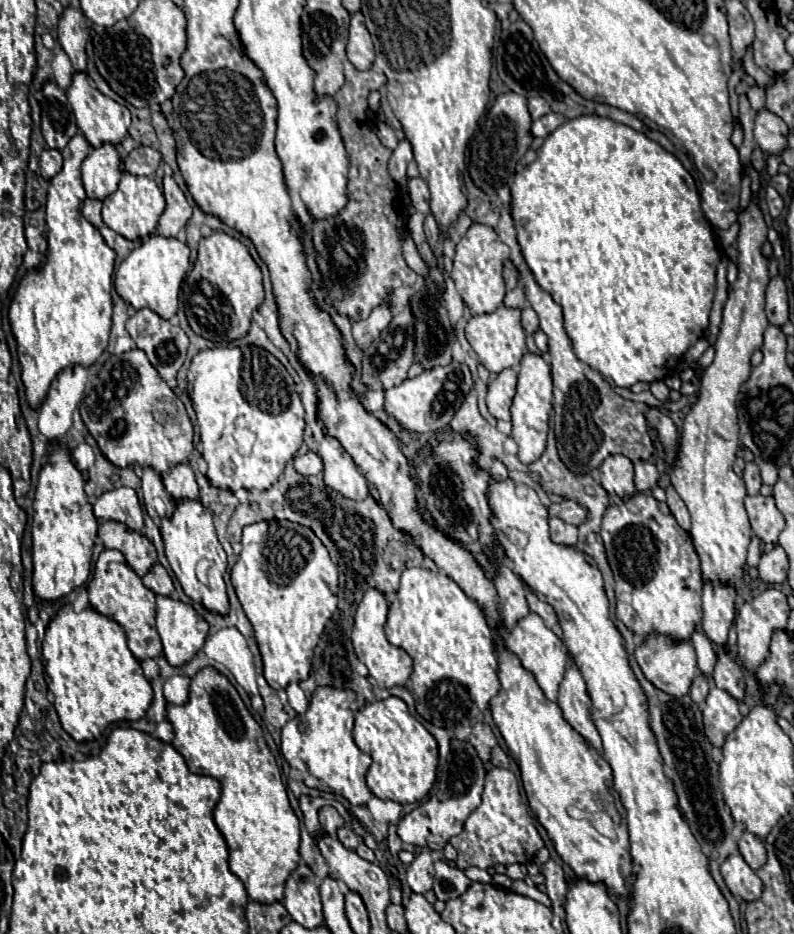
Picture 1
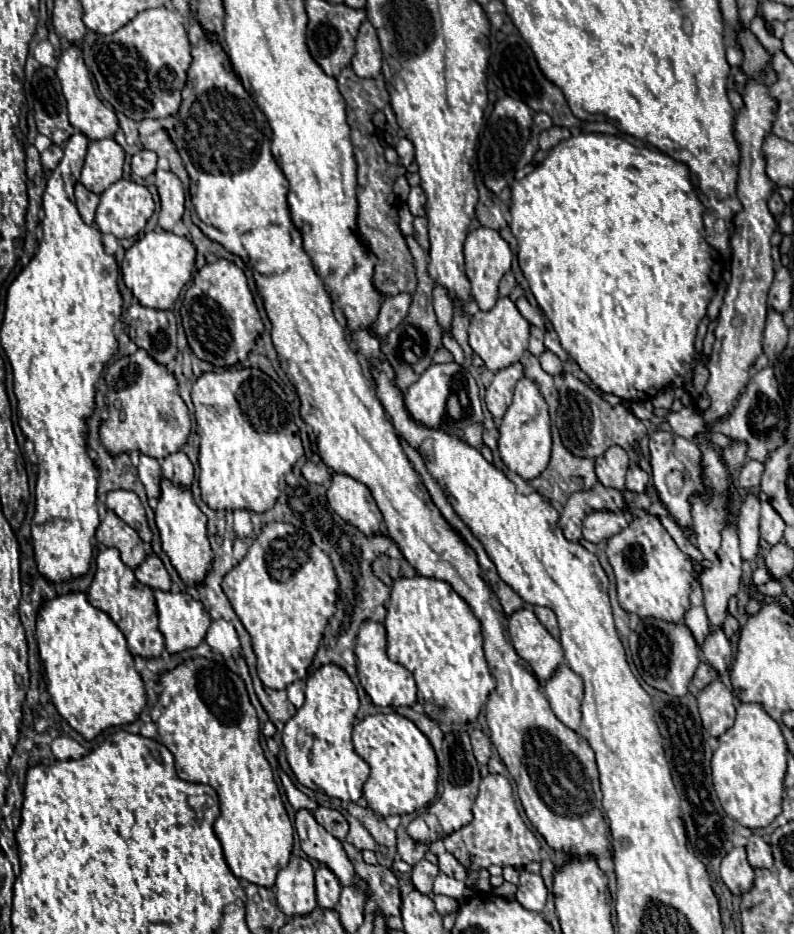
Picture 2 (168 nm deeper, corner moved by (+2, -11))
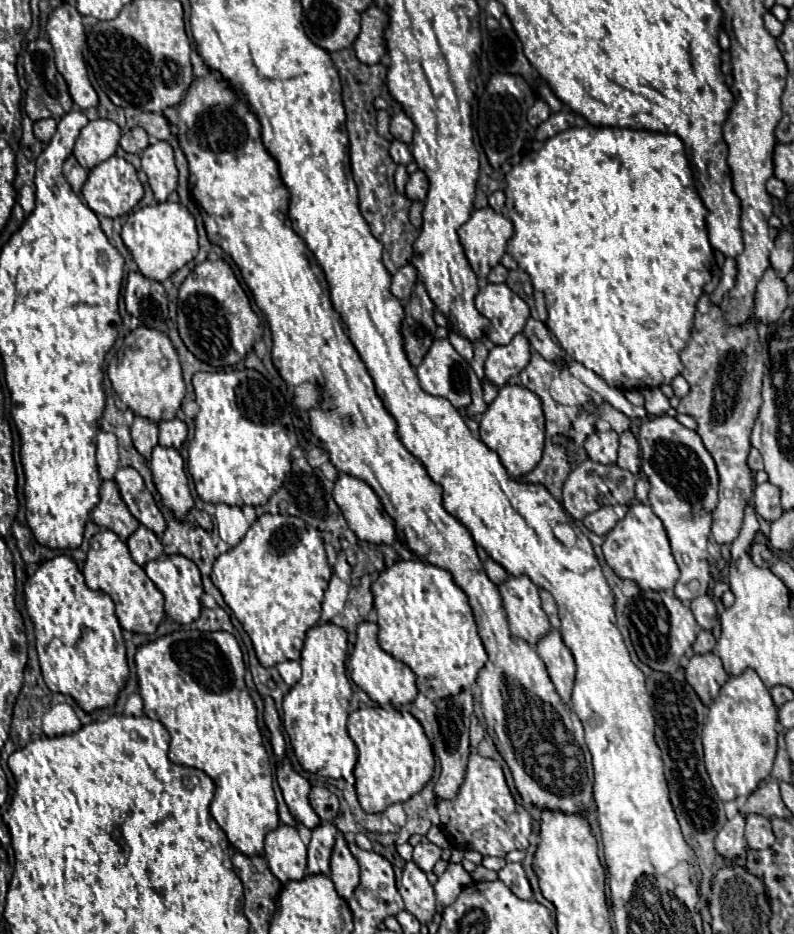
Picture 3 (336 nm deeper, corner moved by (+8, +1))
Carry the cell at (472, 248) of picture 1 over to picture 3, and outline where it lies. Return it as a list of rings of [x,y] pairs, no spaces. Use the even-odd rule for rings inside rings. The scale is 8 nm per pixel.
[[[490,207],[476,209],[458,229],[460,243],[476,277],[486,279],[490,269],[500,263],[512,233],[512,223],[504,215],[494,213]]]

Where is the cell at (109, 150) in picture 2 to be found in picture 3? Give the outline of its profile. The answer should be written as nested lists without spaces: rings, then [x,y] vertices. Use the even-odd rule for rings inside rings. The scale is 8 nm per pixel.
[[[92,119],[82,131],[74,145],[74,157],[84,169],[94,169],[102,161],[110,159],[120,141],[120,127],[110,119]]]

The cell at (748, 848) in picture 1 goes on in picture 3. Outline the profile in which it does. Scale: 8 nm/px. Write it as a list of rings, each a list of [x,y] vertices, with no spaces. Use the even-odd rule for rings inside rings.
[[[746,815],[746,841],[748,841],[748,847],[754,851],[772,847],[776,839],[772,833],[770,821],[760,815]]]

